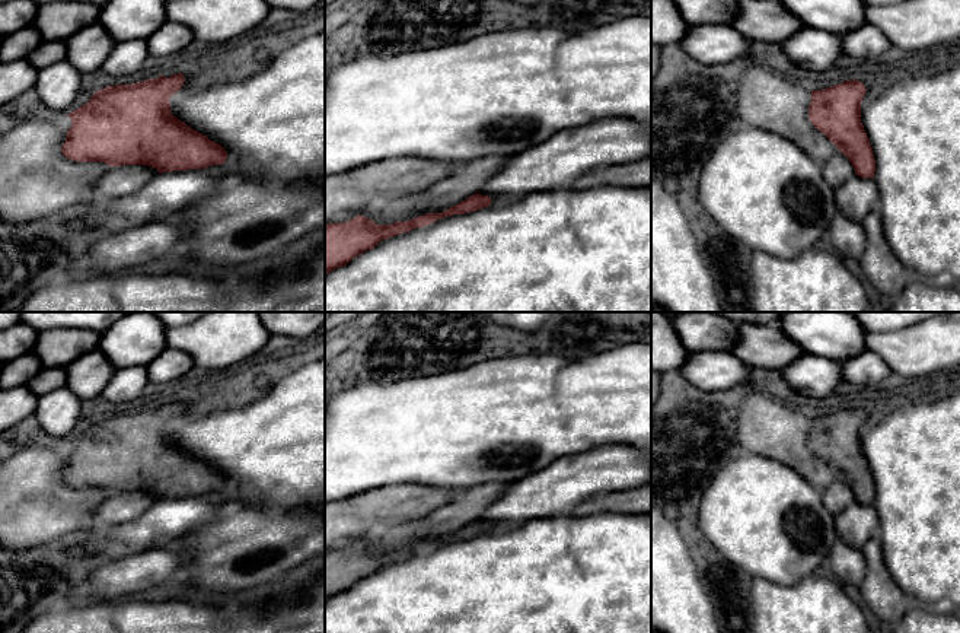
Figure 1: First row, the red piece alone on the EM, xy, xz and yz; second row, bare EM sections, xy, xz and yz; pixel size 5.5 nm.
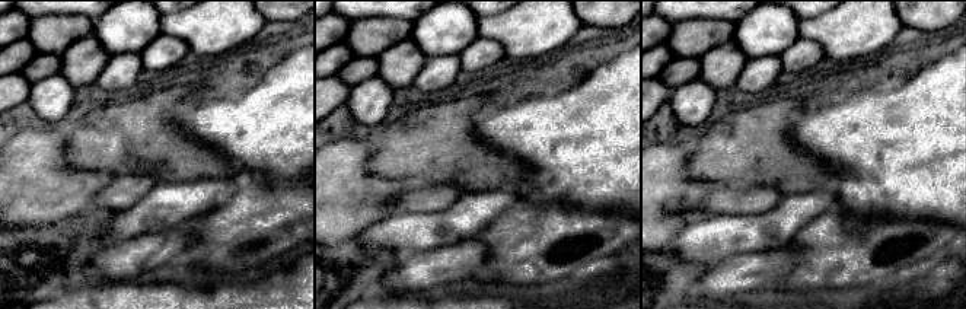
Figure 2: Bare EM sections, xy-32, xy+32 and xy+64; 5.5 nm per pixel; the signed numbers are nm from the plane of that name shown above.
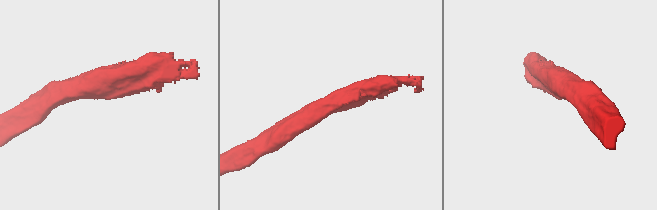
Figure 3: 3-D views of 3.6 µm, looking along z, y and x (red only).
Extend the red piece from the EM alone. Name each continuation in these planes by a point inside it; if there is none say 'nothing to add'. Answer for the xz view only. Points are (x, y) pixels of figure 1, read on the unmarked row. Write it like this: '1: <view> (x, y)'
nothing to add

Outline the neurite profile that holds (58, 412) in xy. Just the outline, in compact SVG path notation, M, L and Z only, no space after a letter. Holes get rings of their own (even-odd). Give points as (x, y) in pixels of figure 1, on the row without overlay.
M67 387L38 398L34 413L48 436L70 440L82 416L87 414L87 404L77 398Z

